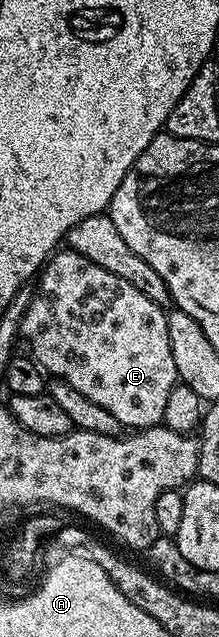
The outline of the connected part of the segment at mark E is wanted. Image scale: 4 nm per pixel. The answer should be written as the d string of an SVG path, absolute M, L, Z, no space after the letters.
M64 248L49 257L38 275L32 299L22 316L20 338L45 375L60 378L70 384L70 388L82 392L82 396L94 400L98 408L106 408L121 427L143 432L149 426L163 423L166 400L178 385L167 323L165 307L142 296L134 284L126 284L122 276L114 276L114 272L98 268L98 264L86 260L86 256L78 256L78 252Z

